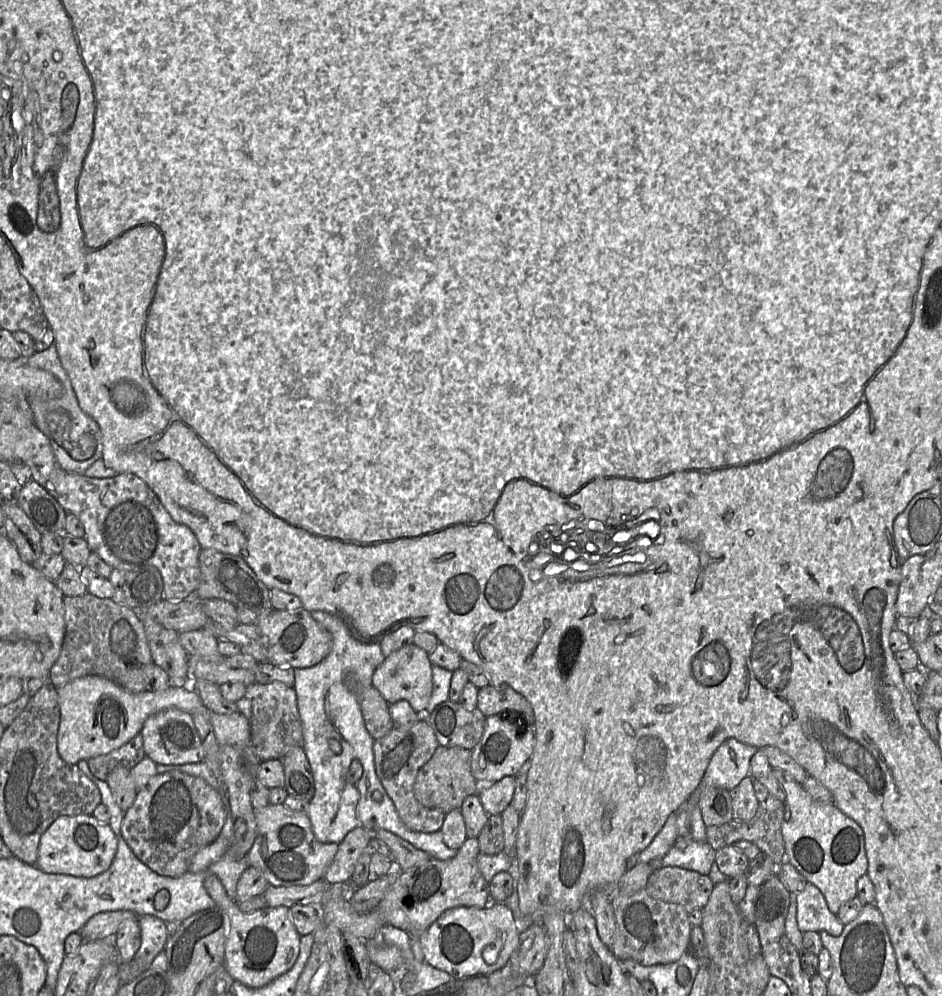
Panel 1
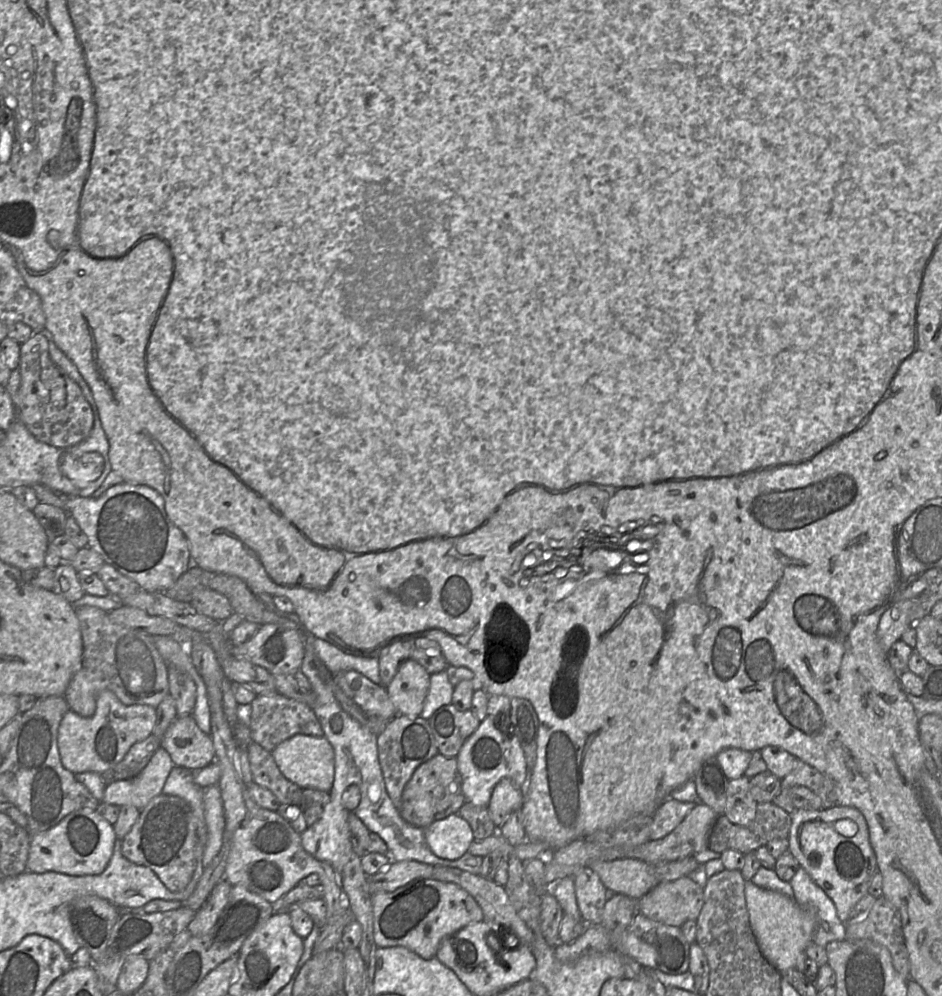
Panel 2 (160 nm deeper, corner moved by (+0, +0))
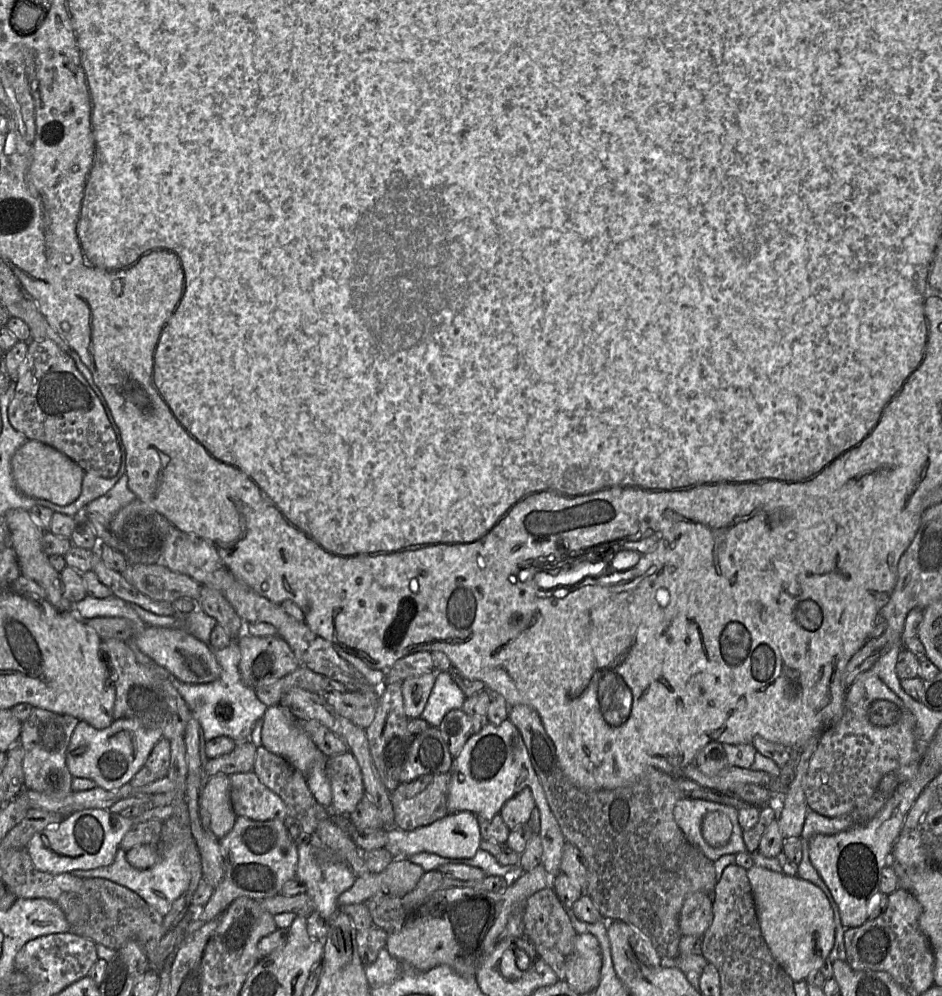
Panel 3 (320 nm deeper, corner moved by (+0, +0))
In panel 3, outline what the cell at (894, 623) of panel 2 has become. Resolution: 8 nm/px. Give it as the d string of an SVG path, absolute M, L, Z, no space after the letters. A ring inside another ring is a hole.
M873 669L860 674L847 690L843 716L821 735L810 759L804 777L804 792L809 809L830 818L858 813L873 797L885 775L911 763L919 763L921 758L915 746L915 723L913 713Z

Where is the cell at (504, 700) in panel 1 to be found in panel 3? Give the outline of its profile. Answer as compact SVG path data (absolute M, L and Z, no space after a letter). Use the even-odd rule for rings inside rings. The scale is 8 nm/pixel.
M514 705L509 706L508 720L510 720L519 730L523 741L526 745L528 755L530 757L532 766L542 784L545 796L547 798L548 804L556 817L561 831L564 835L566 842L570 842L575 845L584 855L587 860L588 868L588 882L585 889L585 894L588 894L596 908L598 909L602 918L606 920L619 920L638 928L643 933L645 933L653 942L658 954L662 959L675 959L679 956L679 944L682 937L682 933L679 927L679 916L685 899L694 892L705 892L711 893L716 885L716 872L714 867L714 862L708 859L701 850L697 849L691 845L685 838L683 832L678 827L674 819L674 807L676 803L684 799L700 799L706 790L710 790L705 786L700 785L700 789L695 789L694 791L681 791L677 787L677 778L674 775L669 775L659 769L649 768L641 776L639 776L634 782L627 785L614 788L614 789L598 789L590 790L582 788L575 783L573 783L562 771L558 757L556 754L556 748L552 739L547 734L540 716L537 711L527 705Z

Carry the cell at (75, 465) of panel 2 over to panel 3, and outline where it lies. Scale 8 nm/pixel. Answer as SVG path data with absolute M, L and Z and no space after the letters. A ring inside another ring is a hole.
M85 471L80 496L71 504L60 506L49 501L40 499L40 505L54 512L69 516L75 516L80 510L86 510L86 506L100 496L107 493L119 480L119 473L114 477L107 478L99 473Z

